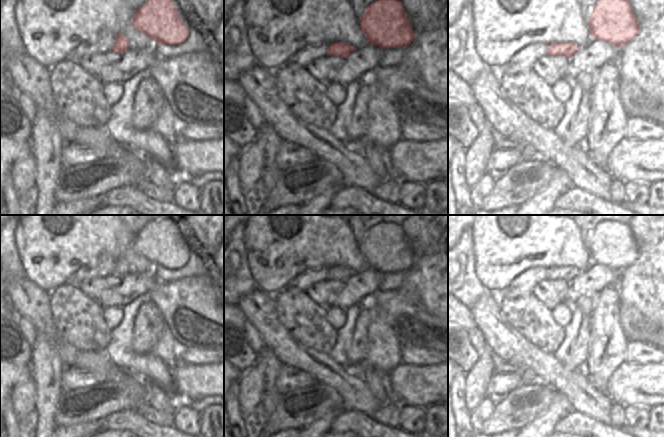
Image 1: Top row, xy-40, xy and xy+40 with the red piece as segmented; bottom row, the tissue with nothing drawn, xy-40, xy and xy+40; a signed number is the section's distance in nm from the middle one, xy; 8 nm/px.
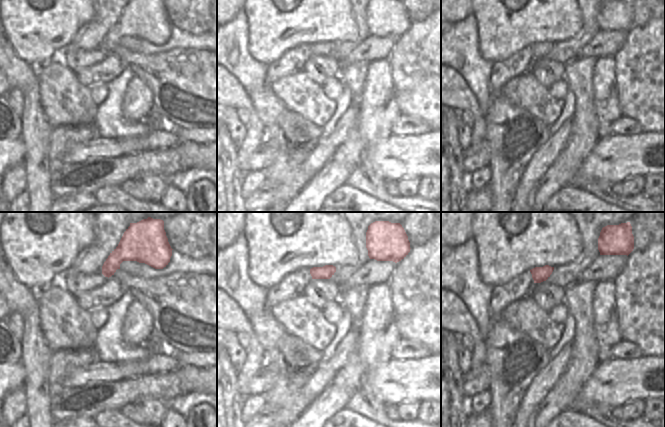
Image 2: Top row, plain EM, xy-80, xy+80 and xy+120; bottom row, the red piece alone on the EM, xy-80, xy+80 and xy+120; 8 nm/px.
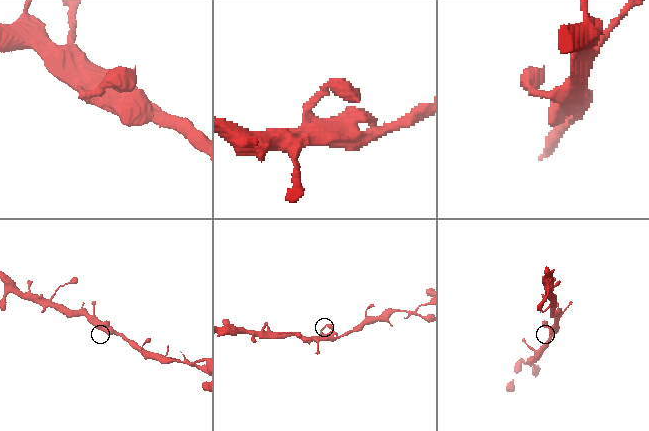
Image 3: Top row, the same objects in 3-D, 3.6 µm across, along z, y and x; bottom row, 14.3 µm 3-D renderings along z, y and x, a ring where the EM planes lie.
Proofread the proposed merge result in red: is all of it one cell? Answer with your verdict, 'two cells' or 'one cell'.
one cell

